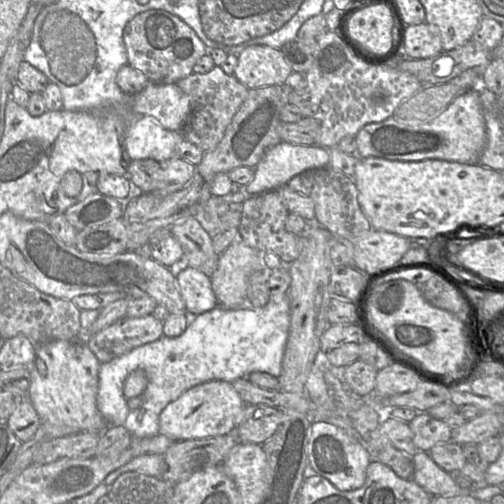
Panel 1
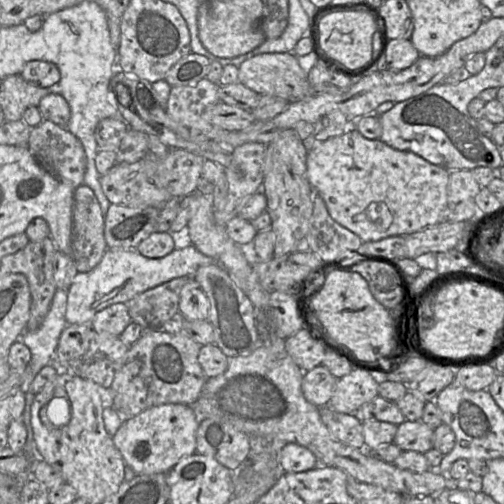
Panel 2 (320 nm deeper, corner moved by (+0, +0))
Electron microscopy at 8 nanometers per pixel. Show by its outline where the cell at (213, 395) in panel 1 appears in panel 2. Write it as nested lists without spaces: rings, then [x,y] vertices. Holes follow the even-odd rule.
[[[164,404],[124,420],[112,439],[125,464],[136,475],[167,473],[183,458],[196,453],[199,424],[191,405]]]

